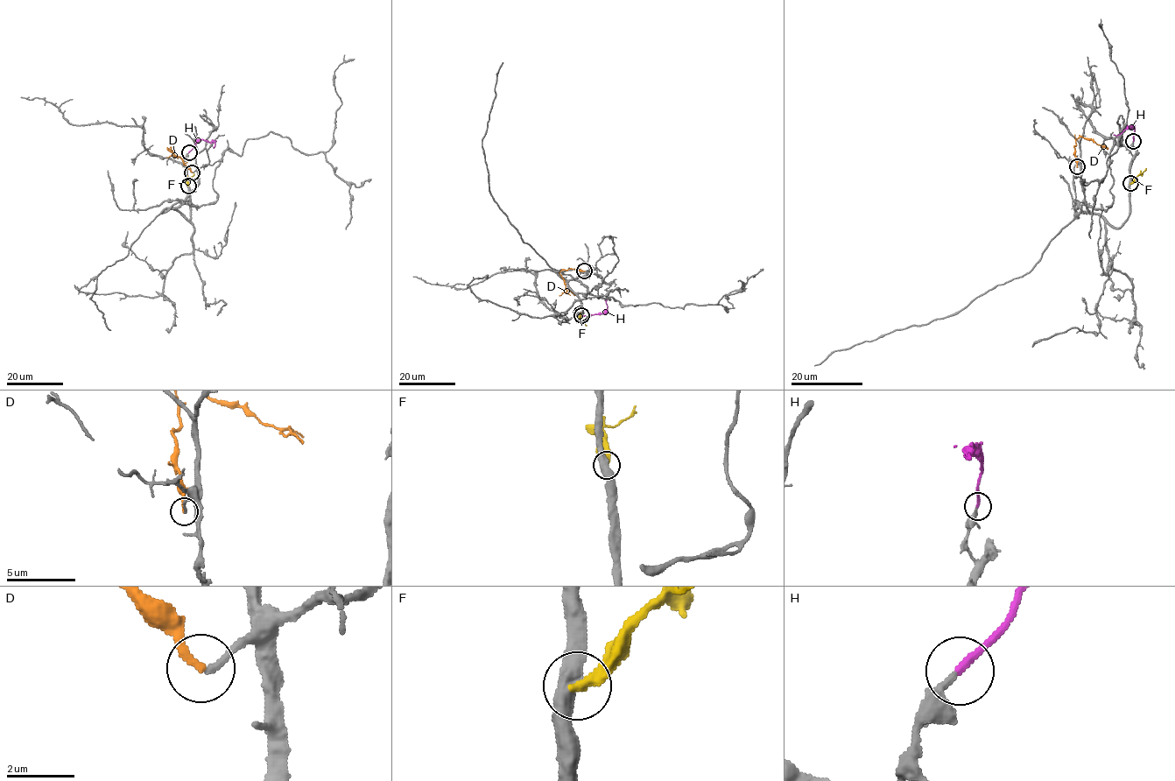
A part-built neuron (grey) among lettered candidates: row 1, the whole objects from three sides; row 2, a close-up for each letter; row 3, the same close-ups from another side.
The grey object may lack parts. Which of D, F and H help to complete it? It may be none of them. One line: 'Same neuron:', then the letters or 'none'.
Same neuron: H

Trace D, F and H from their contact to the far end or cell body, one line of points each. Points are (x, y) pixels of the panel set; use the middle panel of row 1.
D: (584, 270), (568, 268), (559, 273), (566, 290), (575, 295)
F: (580, 313), (580, 320), (586, 326)
H: (581, 316), (603, 313), (607, 310), (607, 299)

